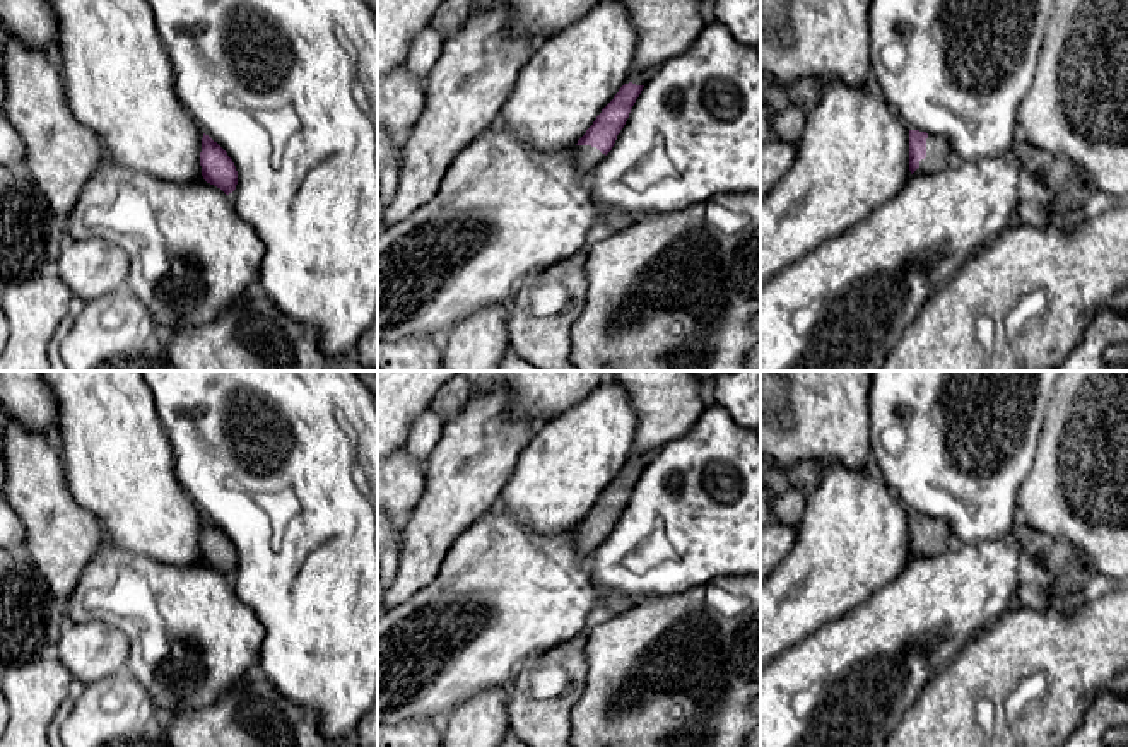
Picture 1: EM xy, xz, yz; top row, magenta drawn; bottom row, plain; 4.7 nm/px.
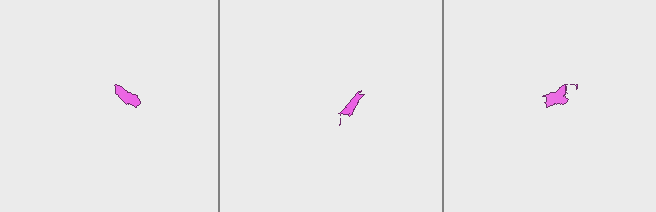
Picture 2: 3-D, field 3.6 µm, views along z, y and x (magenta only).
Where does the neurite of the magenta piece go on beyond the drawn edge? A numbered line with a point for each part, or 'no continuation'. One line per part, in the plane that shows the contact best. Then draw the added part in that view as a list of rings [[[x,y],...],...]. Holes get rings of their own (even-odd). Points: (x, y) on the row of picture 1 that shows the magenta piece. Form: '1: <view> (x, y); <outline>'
1: xz (640, 79); [[[651,68],[641,74],[631,74],[631,77],[624,84],[636,84],[636,85],[646,85],[649,79],[656,74],[658,68]]]
2: yz (939, 154); [[[928,135],[926,157],[919,161],[919,168],[913,174],[926,174],[945,169],[955,161],[954,150],[942,137]]]

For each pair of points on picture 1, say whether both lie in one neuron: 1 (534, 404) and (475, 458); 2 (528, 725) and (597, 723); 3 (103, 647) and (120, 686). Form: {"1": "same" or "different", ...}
{"1": "different", "2": "different", "3": "different"}

